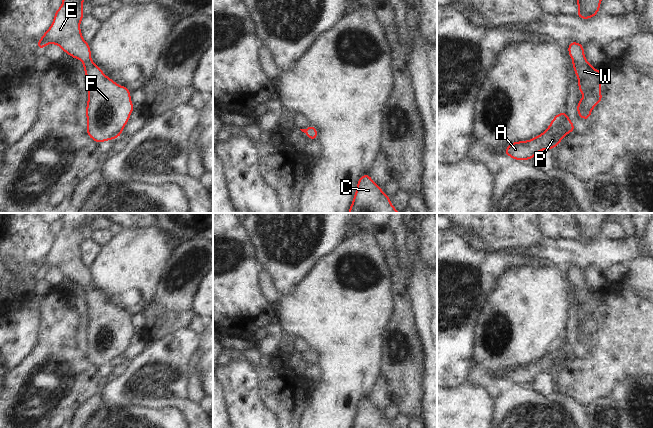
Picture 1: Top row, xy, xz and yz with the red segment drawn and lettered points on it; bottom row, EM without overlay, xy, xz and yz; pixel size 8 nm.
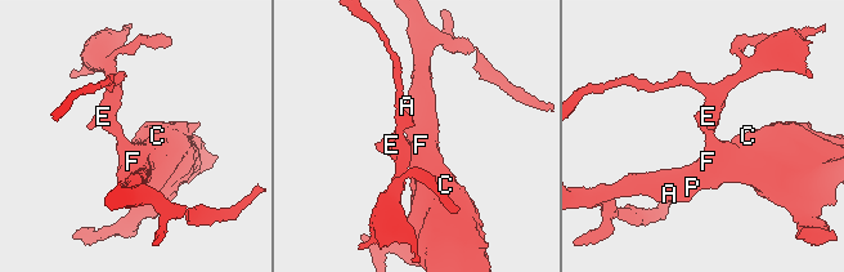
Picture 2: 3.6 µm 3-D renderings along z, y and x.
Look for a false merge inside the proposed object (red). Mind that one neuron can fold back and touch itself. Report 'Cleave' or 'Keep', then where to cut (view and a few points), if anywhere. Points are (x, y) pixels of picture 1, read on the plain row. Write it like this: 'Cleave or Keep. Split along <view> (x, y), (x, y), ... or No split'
Keep. No split.

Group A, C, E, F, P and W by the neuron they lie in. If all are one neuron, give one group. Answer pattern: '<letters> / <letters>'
A C E F P W

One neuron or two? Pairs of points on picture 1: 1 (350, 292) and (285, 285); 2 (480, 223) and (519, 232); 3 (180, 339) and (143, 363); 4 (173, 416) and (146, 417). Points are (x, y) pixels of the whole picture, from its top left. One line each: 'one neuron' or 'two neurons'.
1: two neurons
2: one neuron
3: one neuron
4: one neuron

